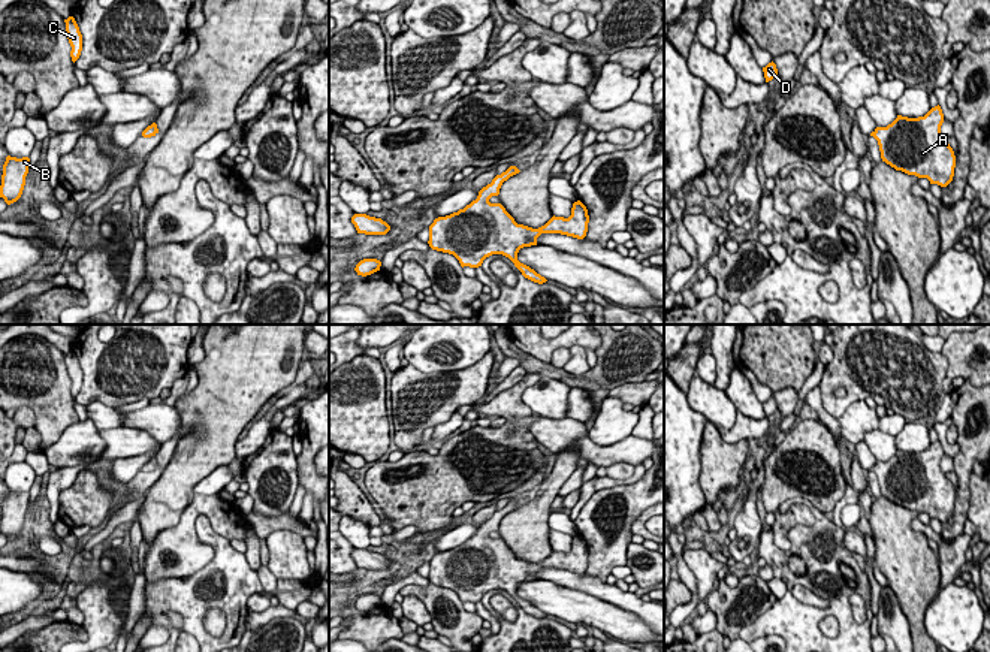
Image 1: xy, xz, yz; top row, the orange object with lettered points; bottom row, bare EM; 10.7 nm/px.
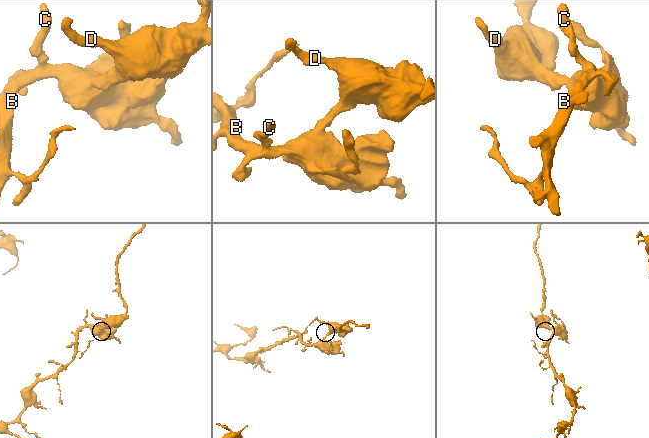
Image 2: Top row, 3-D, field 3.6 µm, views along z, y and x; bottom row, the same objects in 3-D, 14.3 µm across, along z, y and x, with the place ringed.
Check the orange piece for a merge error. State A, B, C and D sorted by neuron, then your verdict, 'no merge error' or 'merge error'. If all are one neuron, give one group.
A B C D; no merge error

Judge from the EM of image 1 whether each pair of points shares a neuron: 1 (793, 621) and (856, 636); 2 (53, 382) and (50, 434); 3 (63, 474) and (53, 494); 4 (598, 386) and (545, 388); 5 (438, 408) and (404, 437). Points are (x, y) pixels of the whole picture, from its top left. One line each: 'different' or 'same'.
1: same
2: same
3: same
4: different
5: same

